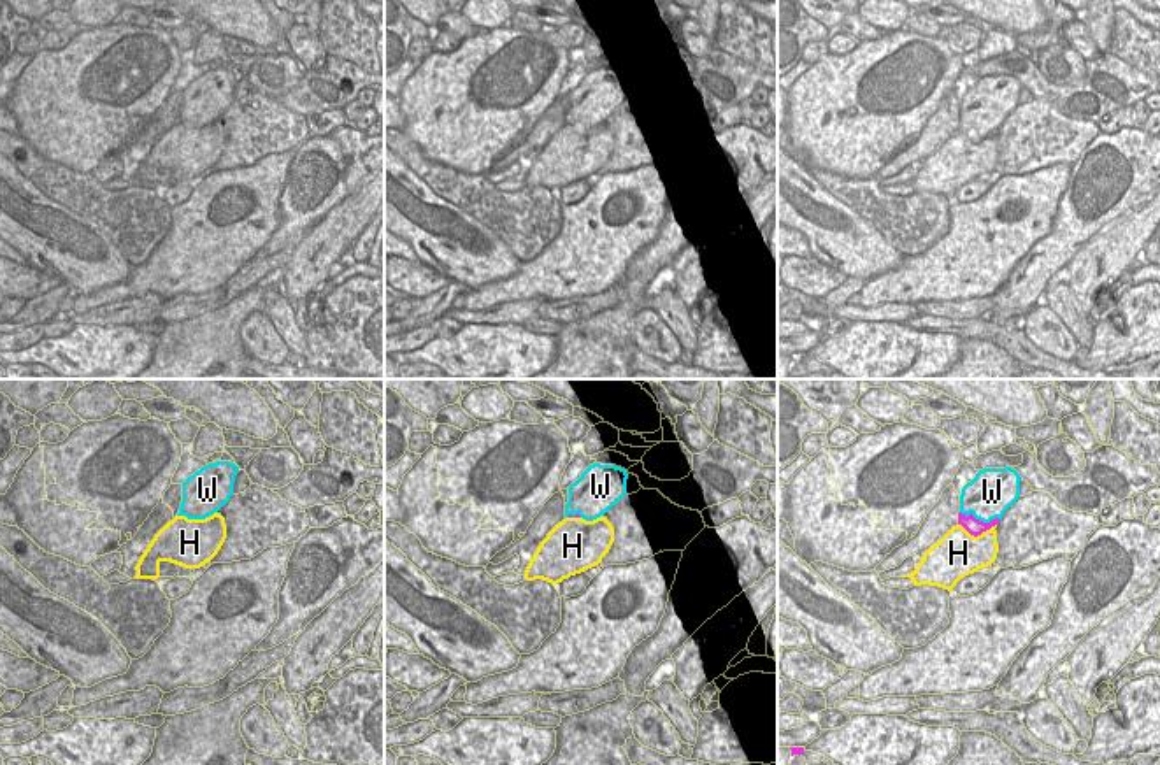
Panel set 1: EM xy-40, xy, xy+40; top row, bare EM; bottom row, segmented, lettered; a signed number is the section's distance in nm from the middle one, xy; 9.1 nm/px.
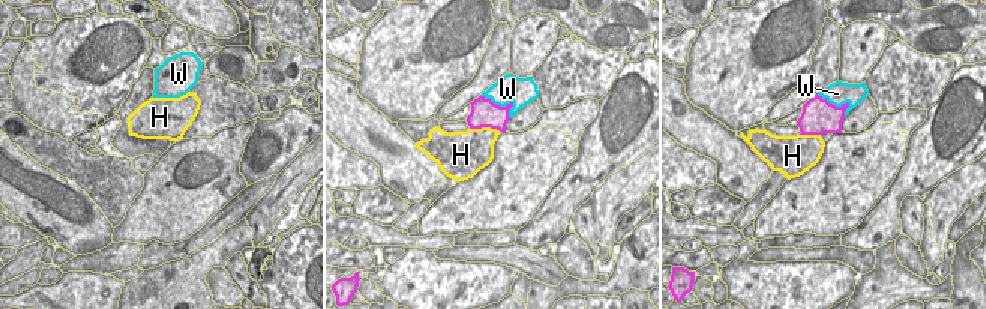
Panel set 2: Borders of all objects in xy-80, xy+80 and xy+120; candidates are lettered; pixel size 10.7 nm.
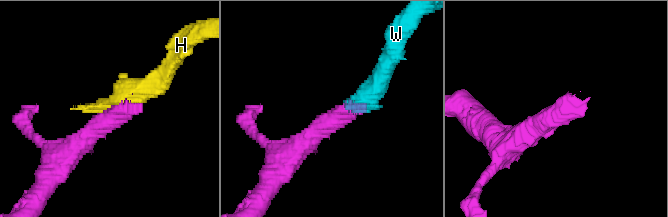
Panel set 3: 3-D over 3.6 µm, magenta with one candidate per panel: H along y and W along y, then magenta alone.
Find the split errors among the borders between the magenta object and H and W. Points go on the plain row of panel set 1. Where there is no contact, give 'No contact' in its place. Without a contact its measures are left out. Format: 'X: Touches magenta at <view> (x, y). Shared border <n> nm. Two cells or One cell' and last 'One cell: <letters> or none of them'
H: Touches magenta at xy+40 (978, 141). Shared border 360 nm. One cell
W: Touches magenta at xy+40 (978, 127). Shared border 380 nm. Two cells
One cell: H

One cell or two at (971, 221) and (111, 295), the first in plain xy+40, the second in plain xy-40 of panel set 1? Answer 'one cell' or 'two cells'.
one cell

